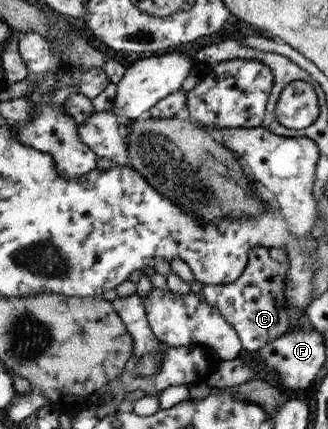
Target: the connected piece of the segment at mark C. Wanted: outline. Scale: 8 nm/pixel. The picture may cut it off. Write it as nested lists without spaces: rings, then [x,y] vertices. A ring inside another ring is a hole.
[[[258,245],[249,252],[249,262],[237,282],[203,287],[201,294],[236,331],[244,354],[257,351],[267,343],[274,342],[276,338],[289,332],[294,325],[293,312],[286,307],[286,296],[284,296],[286,278],[290,276],[290,269],[288,254],[283,247],[268,248]],[[248,285],[255,285],[260,289],[260,295],[256,299],[250,301],[244,299],[242,290]]]

